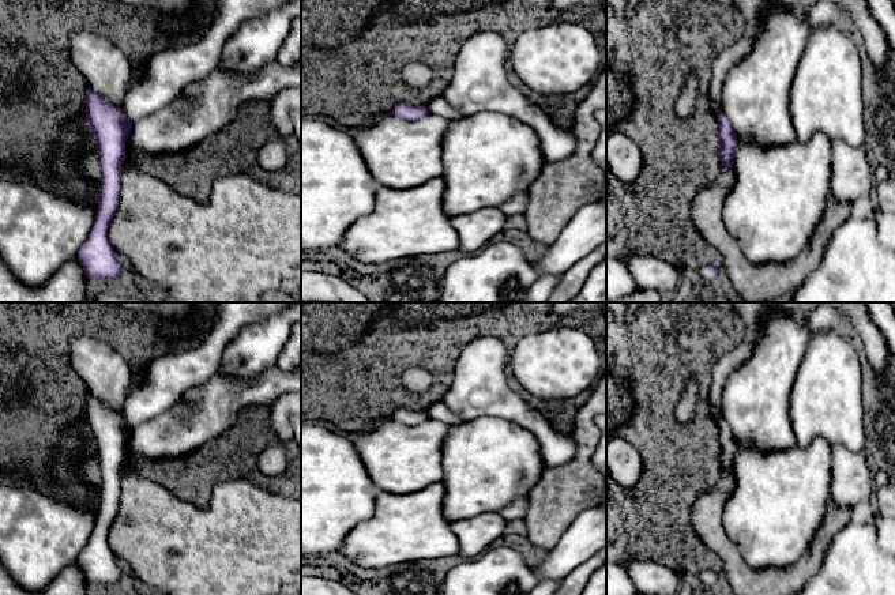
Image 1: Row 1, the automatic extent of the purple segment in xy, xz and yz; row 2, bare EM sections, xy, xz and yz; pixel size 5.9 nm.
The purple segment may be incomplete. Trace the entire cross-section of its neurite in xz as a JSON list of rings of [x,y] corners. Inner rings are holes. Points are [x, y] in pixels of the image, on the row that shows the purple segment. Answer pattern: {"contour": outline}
{"contour": [[[399,103],[390,113],[407,121],[420,120],[429,114],[426,106],[413,106],[409,103]]]}

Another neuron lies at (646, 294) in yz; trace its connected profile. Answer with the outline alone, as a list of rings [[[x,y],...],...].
[[[643,289],[631,295],[621,297],[618,300],[609,300],[606,302],[666,302],[666,295],[653,289]]]

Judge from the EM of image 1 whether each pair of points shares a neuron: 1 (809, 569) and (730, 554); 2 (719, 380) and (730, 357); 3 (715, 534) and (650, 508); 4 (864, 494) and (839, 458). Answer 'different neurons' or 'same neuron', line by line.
1: same neuron
2: same neuron
3: different neurons
4: same neuron

